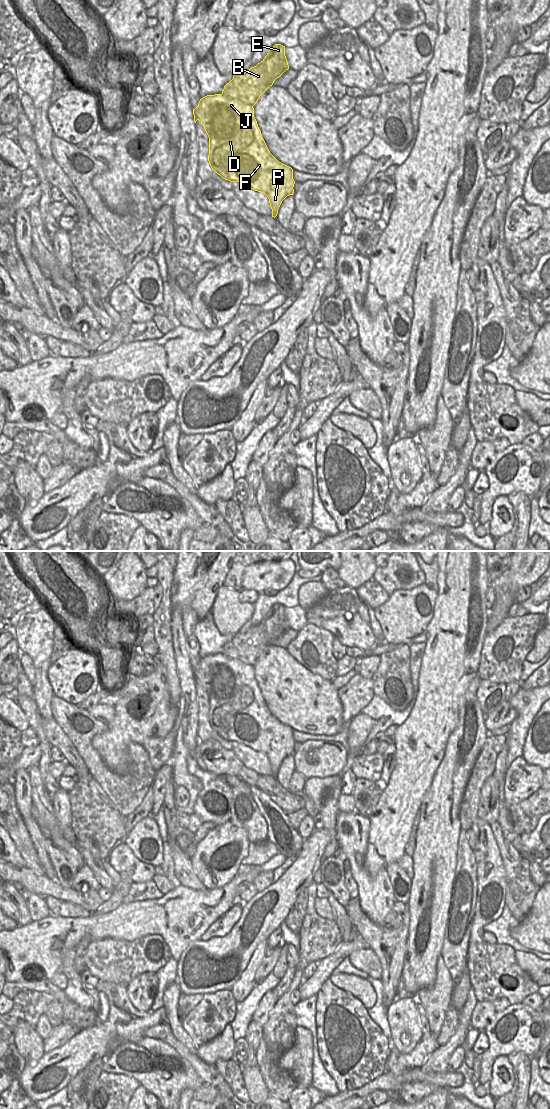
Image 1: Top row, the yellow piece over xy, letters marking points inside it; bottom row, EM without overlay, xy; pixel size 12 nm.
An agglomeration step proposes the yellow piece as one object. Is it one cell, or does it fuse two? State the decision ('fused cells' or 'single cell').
fused cells

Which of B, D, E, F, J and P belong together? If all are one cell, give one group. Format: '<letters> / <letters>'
B E / D F J P

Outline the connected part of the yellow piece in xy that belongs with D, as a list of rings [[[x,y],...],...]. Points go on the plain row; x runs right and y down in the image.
[[[215,654],[215,655],[207,655],[200,659],[198,666],[193,669],[193,675],[194,675],[194,682],[196,683],[197,680],[201,682],[203,685],[208,697],[209,697],[209,715],[208,715],[208,721],[213,731],[215,731],[218,735],[220,735],[223,739],[228,740],[230,742],[239,742],[241,744],[244,744],[251,749],[261,752],[265,754],[270,763],[270,767],[272,769],[272,777],[276,777],[278,774],[278,769],[282,763],[282,761],[289,755],[293,755],[294,753],[294,744],[295,741],[293,739],[293,729],[285,724],[282,724],[279,722],[269,711],[262,695],[261,691],[258,687],[257,681],[254,677],[254,668],[253,666],[246,664],[238,659],[229,658],[226,655],[222,654]]]

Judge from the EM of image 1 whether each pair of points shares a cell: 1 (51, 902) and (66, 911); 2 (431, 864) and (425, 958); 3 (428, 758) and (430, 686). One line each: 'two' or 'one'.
1: one
2: one
3: one

